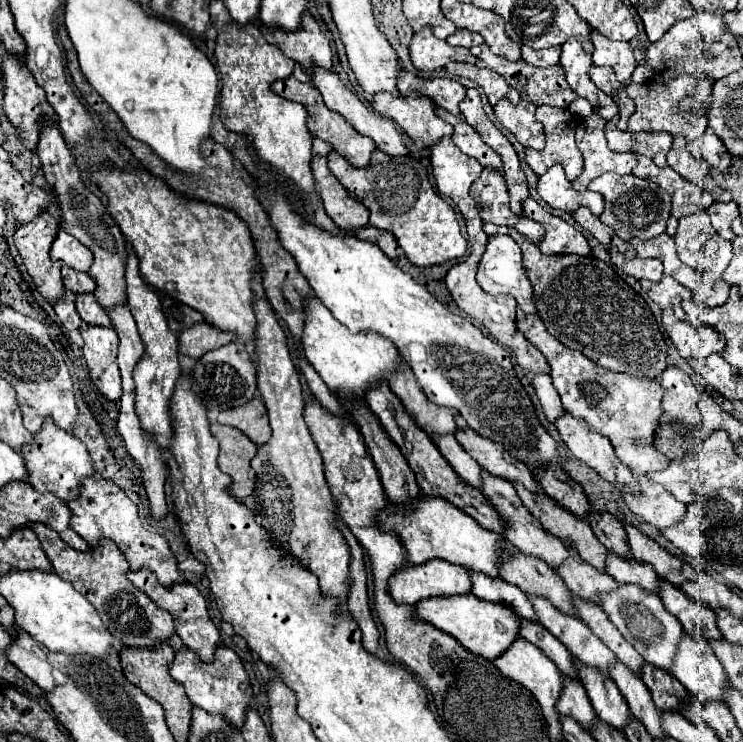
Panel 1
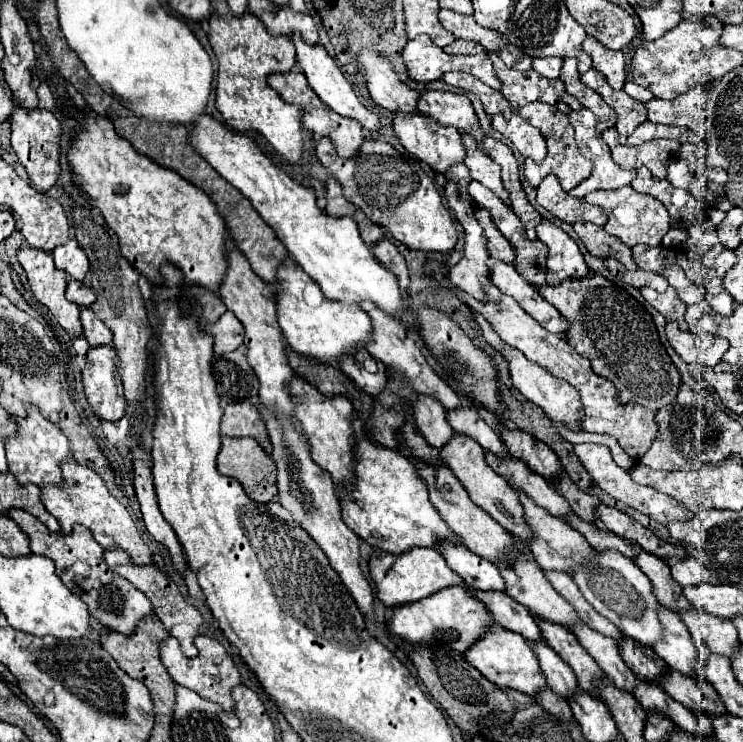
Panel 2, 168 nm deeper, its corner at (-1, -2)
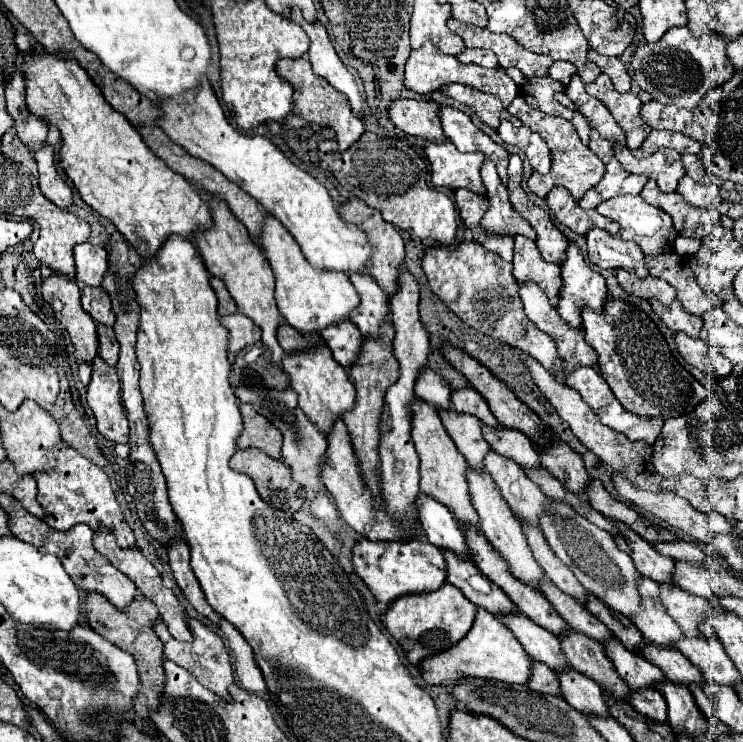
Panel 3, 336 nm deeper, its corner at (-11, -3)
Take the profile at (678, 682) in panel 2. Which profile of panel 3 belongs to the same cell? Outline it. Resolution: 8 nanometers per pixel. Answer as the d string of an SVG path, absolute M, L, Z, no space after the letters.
M647 642L647 648L643 648L643 652L639 654L645 660L653 662L657 668L661 668L667 680L673 680L677 684L691 684L703 680L703 674L677 648L655 648L655 644Z

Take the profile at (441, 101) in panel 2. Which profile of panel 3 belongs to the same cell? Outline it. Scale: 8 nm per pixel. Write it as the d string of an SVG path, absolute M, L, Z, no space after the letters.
M441 108L441 124L445 136L459 148L459 152L483 152L487 158L491 158L497 166L499 178L503 184L507 184L507 164L509 154L499 144L495 144L487 134L483 134L467 114L463 114L457 108Z

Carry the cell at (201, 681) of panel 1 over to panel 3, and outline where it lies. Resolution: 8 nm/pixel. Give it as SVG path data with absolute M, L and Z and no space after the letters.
M189 618L189 630L193 634L193 640L191 642L179 642L175 640L169 630L163 626L161 620L155 620L151 626L155 630L155 634L161 638L161 642L165 644L163 652L169 660L173 660L177 666L189 670L205 688L213 690L217 696L221 696L223 700L229 698L229 692L227 692L227 686L233 684L233 668L231 668L231 656L229 656L229 650L225 648L223 644L223 638L217 636L215 632L211 632L205 624L201 624L199 620L195 618Z

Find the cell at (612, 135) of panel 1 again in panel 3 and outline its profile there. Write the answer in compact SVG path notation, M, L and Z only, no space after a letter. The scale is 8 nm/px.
M615 144L613 150L625 172L645 174L647 178L653 178L663 192L675 192L679 180L685 174L681 154L671 148L663 148L645 160L637 160L631 150L621 144Z

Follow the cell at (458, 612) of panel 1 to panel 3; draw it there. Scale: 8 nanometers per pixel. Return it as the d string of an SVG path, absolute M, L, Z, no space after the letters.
M443 584L439 592L429 592L427 596L403 596L393 606L387 608L381 622L387 626L389 634L405 648L405 656L411 664L419 664L427 656L433 656L449 646L457 644L473 626L475 604L465 600L463 592L451 584Z

